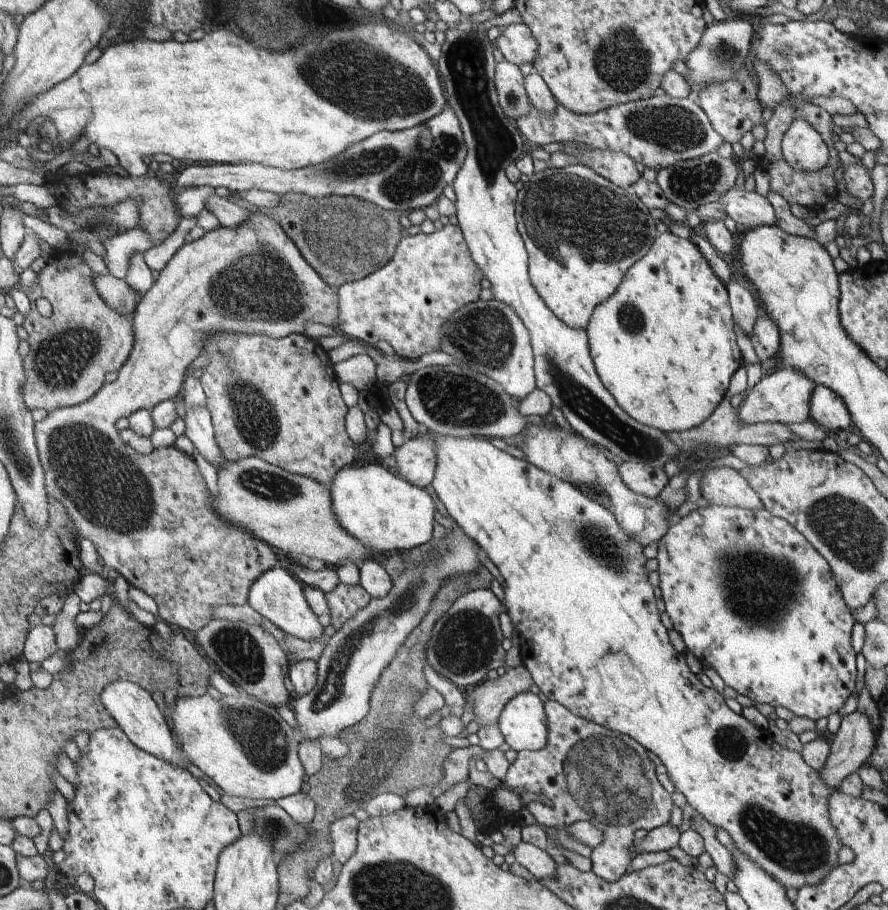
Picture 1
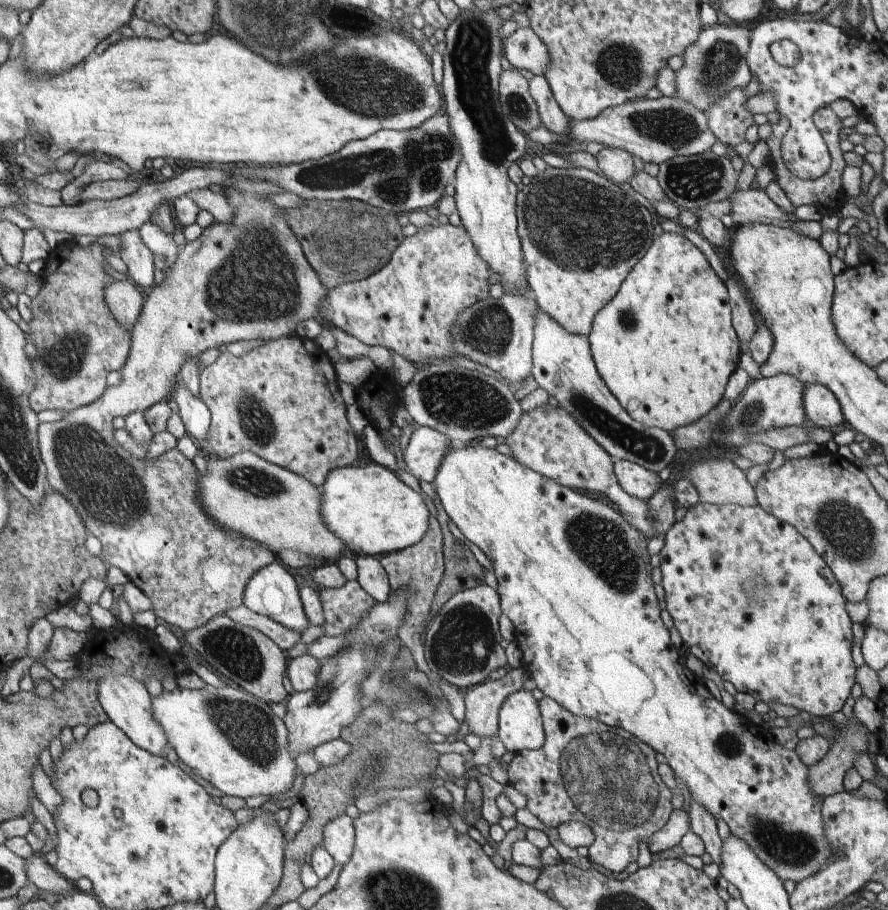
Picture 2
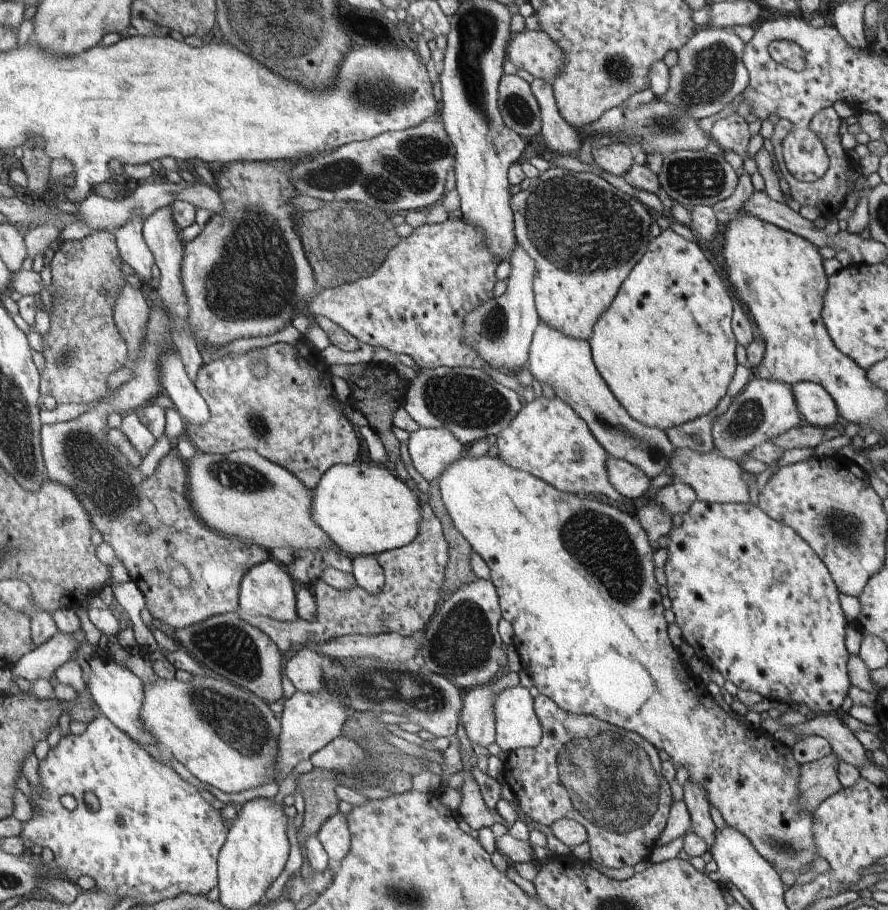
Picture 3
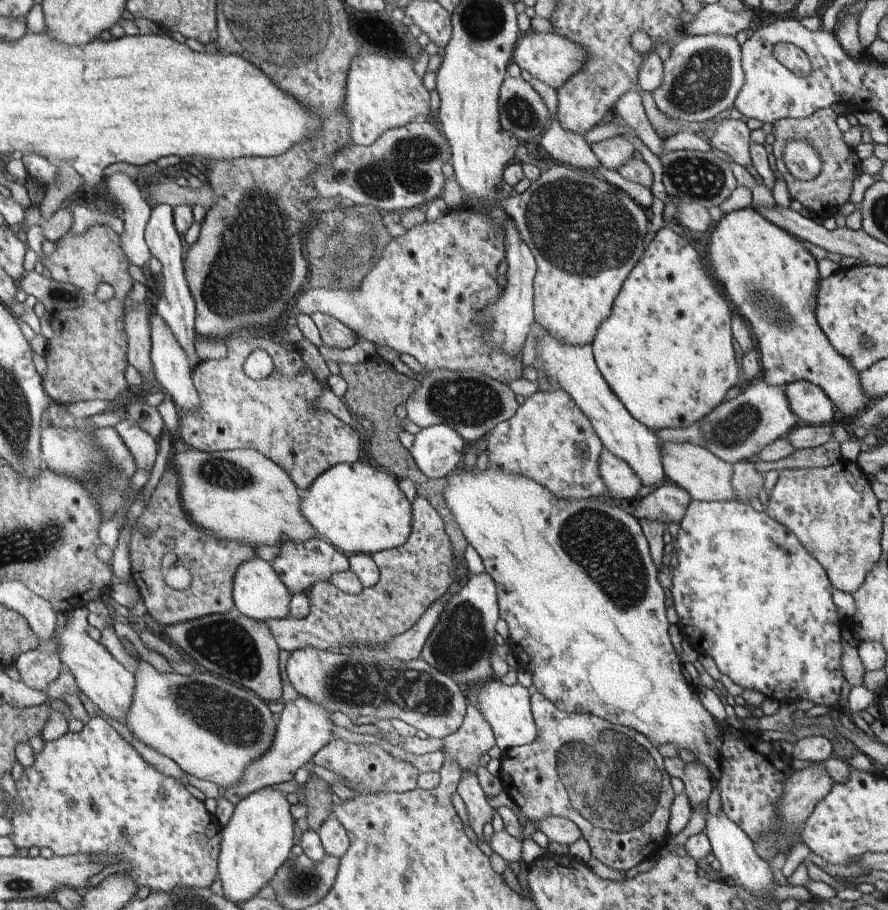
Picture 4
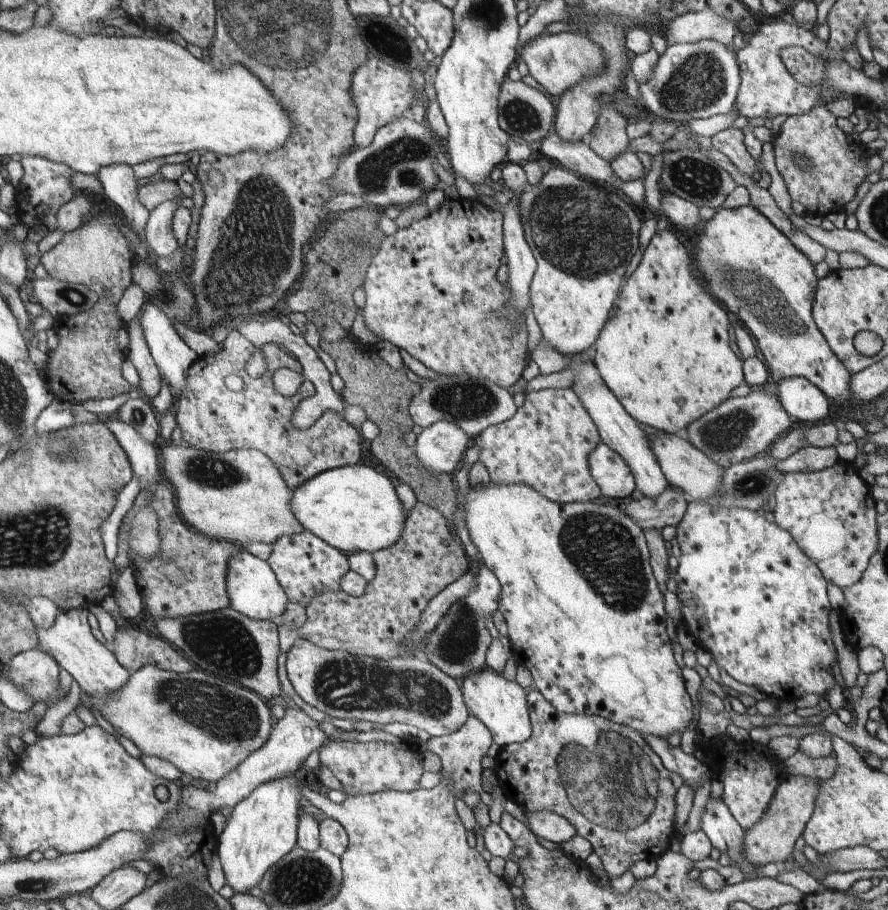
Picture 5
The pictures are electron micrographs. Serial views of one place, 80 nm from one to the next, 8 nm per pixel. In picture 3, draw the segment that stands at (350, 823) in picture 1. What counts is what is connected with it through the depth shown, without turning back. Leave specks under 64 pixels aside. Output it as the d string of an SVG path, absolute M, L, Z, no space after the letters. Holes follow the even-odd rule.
M339 811L329 821L324 822L317 838L332 864L339 865L351 848L351 835L345 814Z

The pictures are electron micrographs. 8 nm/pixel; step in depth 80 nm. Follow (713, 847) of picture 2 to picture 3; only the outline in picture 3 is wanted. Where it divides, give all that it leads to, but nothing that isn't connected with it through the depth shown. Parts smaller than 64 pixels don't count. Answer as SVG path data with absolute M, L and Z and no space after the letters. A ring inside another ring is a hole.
M692 780L687 781L683 788L683 802L690 814L691 831L702 838L708 846L708 851L711 851L714 836L716 836L716 826L710 815L710 804L706 798L706 790L702 790L702 786L698 786L698 782L692 782Z

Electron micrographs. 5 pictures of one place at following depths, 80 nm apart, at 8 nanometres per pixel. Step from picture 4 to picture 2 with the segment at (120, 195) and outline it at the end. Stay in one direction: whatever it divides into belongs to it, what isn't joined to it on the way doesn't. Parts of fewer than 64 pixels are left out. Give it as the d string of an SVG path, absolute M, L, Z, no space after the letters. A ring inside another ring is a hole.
M138 229L128 230L118 235L120 238L120 255L128 268L125 278L136 286L153 287L154 255L142 242Z

